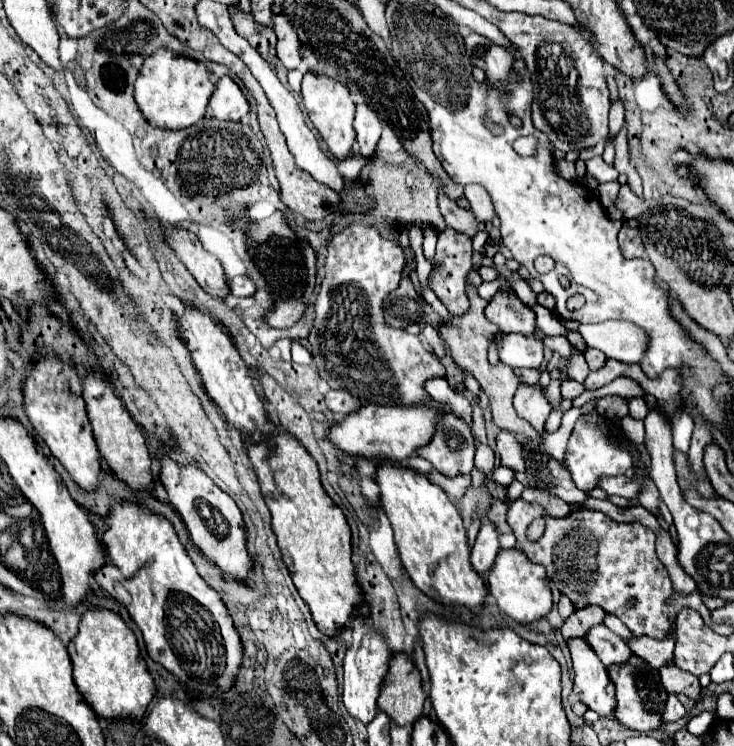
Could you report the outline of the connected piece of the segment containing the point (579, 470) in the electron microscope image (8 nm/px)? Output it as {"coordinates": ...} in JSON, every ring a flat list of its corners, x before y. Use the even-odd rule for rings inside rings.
{"coordinates":[[579,418,571,432,567,452,565,452,565,466,569,468,575,486,583,492,597,488,597,484,603,476,621,476,633,466,633,458,625,446,615,448,607,442,607,438,605,438,607,430,609,430,607,422,601,422,601,428,595,428,589,422,585,422,583,418]]}

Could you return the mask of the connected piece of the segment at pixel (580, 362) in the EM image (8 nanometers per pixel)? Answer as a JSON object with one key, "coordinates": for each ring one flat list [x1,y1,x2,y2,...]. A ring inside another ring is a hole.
{"coordinates":[[573,352,573,358,571,358,567,370,569,370,569,378,577,380,579,384,583,384,585,378,587,378,587,374,589,374,589,368,587,368,585,358,581,354,577,354,577,352]]}

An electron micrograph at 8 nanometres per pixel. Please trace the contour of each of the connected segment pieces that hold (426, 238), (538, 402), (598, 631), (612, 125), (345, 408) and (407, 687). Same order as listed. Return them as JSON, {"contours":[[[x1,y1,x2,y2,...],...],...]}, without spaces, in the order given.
{"contours":[[[433,228,423,230,423,256,431,262,435,254,435,244,437,244,437,232]],[[541,382,521,384,517,388,513,406,515,406,517,414,527,418,527,422,531,422,531,426,535,426,537,430,543,430,545,420,551,412,551,404,545,396,545,388,541,386]],[[595,626,595,630,591,630,591,634,587,634,587,642,593,646,595,654,607,668,613,664,619,666,633,656,629,644,605,626]],[[621,100,611,102,611,112,609,112,609,130,611,130,613,136,623,128,623,122,625,122,625,114,623,114,623,112,625,112,625,110,623,110]],[[329,390,325,394,325,402,331,412,341,412,341,414,351,414,353,410,359,408,359,398,349,394,347,390]],[[395,654,389,662,389,672,377,700,379,710,383,710,397,726,413,726,413,722,423,716,425,698,421,676,413,660,407,654]]]}

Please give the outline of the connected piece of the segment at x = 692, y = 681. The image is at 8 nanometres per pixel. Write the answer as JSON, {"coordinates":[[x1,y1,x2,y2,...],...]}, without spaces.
{"coordinates":[[667,664,659,670,661,674,661,682,667,688,667,692,673,694,685,694,695,702,701,702,701,686,699,686,699,678,693,676,685,670,679,670,675,664]]}

